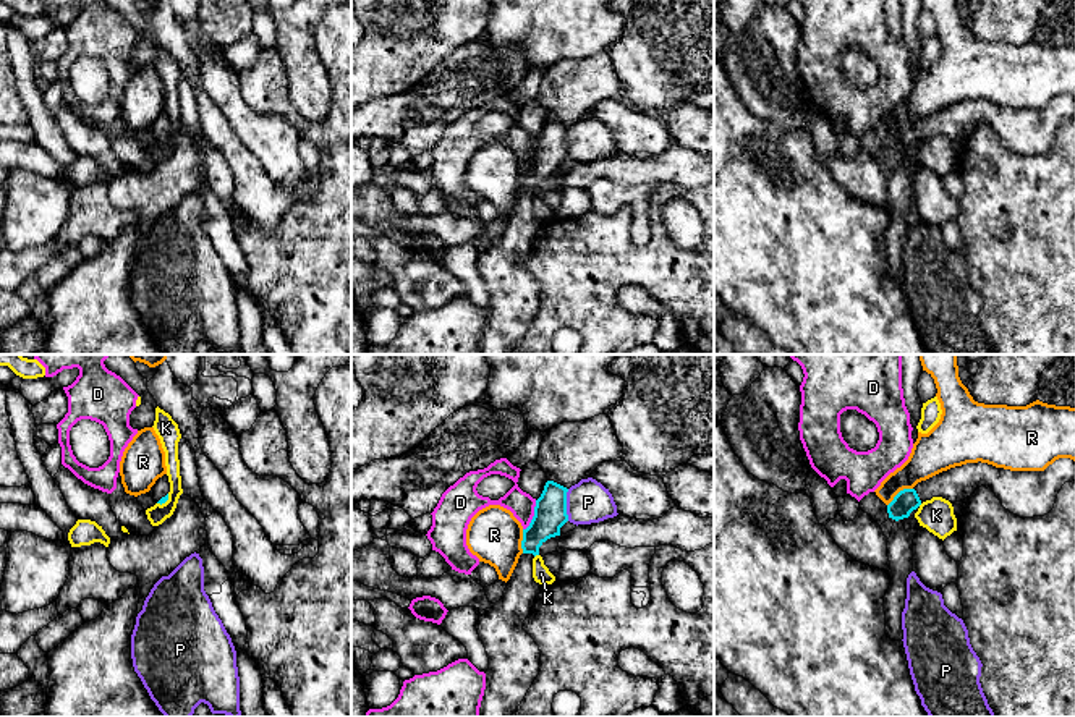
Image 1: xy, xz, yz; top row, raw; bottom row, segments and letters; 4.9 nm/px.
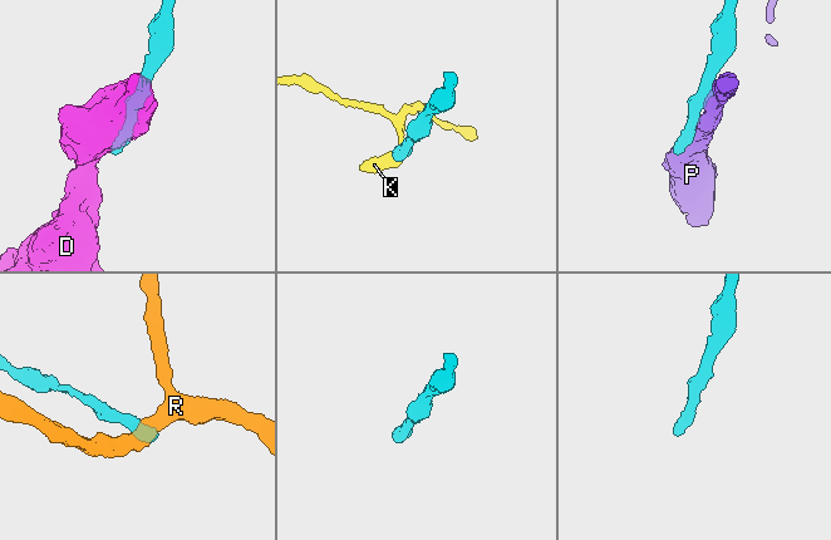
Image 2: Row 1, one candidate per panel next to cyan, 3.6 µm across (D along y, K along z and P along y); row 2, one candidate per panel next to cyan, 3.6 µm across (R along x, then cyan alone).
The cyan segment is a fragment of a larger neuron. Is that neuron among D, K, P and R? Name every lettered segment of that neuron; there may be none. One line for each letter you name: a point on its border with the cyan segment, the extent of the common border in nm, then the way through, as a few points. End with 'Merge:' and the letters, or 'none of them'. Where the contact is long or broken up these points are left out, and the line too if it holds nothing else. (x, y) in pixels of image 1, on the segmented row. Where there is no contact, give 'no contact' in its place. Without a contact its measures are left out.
Merge: none of them

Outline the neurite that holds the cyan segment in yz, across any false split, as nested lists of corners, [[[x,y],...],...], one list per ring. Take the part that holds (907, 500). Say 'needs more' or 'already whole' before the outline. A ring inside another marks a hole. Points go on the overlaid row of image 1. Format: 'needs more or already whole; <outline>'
needs more; [[[1059,458],[1044,471],[1010,471],[988,463],[967,463],[942,471],[913,489],[900,490],[887,505],[889,518],[908,518],[923,502],[942,497],[965,500],[978,487],[989,486],[1002,507],[1020,518],[1047,515],[1065,482],[1075,481],[1075,461]]]

